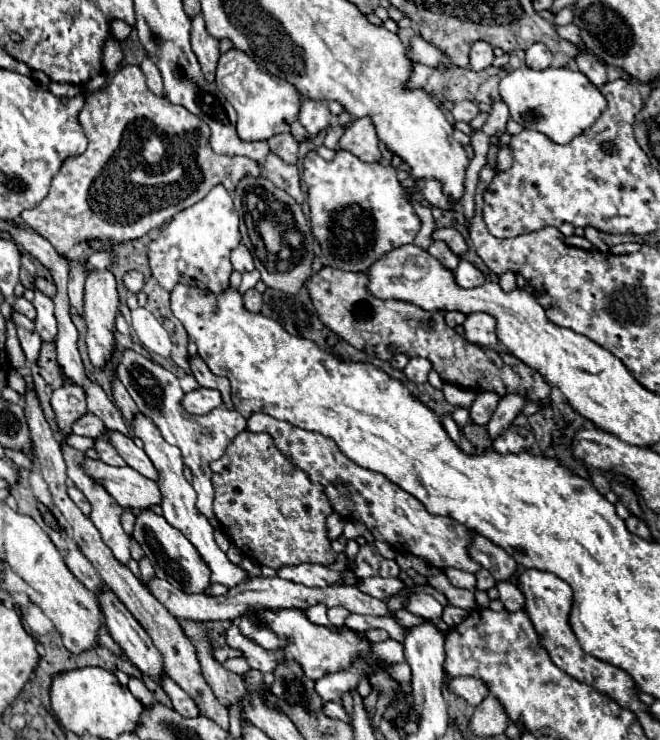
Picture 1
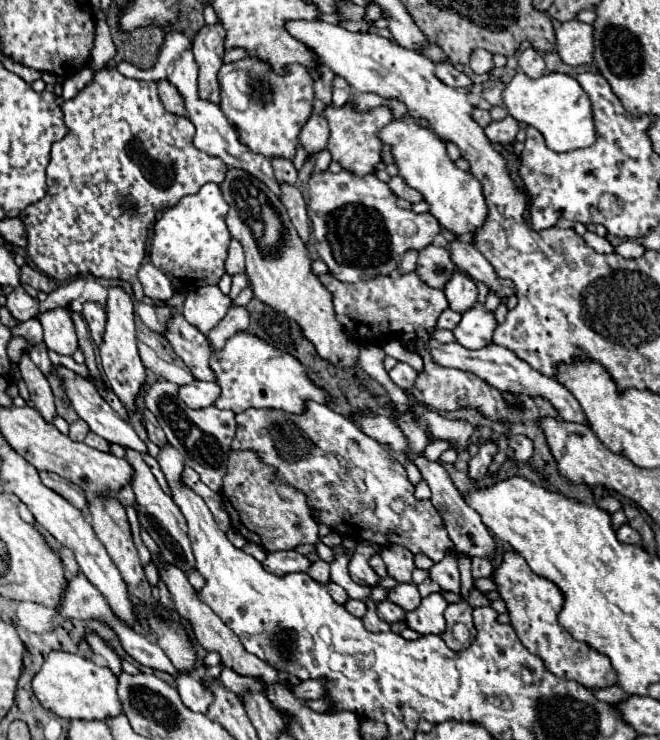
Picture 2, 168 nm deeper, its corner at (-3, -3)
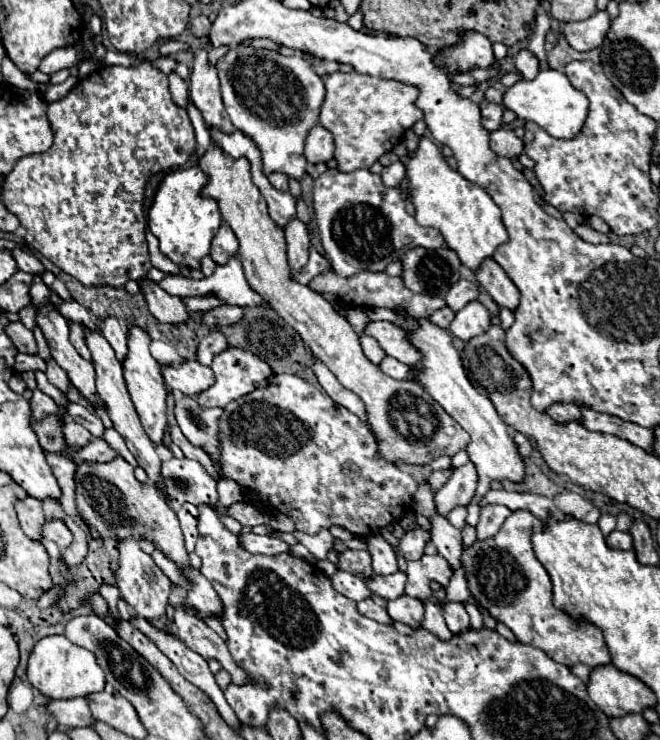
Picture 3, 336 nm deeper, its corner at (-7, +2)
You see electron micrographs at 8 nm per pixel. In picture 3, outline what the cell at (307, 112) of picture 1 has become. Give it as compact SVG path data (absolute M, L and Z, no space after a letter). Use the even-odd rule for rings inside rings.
M315 125L305 139L305 157L309 163L327 163L333 159L333 135L323 127Z

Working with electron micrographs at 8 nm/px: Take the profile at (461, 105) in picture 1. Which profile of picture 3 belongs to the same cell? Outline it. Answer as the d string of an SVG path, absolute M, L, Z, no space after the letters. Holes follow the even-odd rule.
M487 103L481 107L481 123L487 131L495 131L501 127L501 115L503 115L503 105Z

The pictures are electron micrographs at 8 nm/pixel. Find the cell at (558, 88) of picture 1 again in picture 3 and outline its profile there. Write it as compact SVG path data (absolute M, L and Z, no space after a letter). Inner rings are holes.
M543 69L533 81L519 79L513 87L505 91L503 105L511 111L517 113L519 119L523 121L533 121L539 127L543 127L551 137L557 139L573 139L583 131L587 111L589 111L589 99L575 89L567 75L557 71L557 69Z

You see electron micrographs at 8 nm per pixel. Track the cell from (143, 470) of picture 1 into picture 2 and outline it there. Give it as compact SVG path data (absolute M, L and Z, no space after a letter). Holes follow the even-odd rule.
M55 366L55 372L57 372L57 376L63 380L63 390L65 390L65 394L69 396L69 400L71 400L75 412L79 414L81 420L85 420L85 422L89 424L89 428L91 428L95 434L103 436L107 442L117 442L117 444L121 444L121 446L129 446L129 448L133 448L133 450L137 450L137 452L141 452L141 454L147 452L145 442L135 434L135 430L131 428L131 424L129 424L127 420L123 420L123 418L101 398L99 390L95 388L95 384L91 384L91 380L87 380L87 378L81 376L81 374L75 374L73 370L69 370L69 368L65 368L65 366Z

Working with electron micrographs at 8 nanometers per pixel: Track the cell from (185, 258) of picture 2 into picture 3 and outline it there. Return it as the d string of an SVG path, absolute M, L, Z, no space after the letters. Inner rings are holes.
M199 165L169 171L147 215L149 229L159 239L161 253L179 267L185 265L189 269L201 269L201 259L209 255L211 241L221 227L219 203L211 197L201 195L207 181L207 173Z

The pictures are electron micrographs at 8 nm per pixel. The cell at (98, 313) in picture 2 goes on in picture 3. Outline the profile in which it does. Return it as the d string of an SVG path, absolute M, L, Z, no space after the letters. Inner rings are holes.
M105 317L105 319L103 319L103 329L101 329L101 333L103 333L103 337L109 341L109 345L113 347L117 359L123 361L123 355L127 353L125 327L121 327L115 317Z

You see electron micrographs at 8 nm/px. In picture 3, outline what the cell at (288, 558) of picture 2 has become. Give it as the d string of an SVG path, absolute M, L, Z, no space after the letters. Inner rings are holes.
M247 533L247 535L239 535L243 547L249 553L255 555L281 555L281 553L291 553L291 547L279 539L279 537L267 537L267 535L255 535L255 533Z

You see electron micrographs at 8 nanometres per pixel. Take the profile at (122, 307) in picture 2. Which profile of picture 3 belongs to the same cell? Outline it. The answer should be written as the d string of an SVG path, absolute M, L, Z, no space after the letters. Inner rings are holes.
M129 325L129 329L127 329L127 355L125 355L121 365L123 365L123 379L125 379L127 391L131 395L131 401L135 405L135 411L141 419L141 425L143 425L145 433L149 435L149 439L159 447L163 433L167 429L167 417L165 417L167 391L165 391L161 369L149 353L149 343L151 343L151 337L143 329L139 329L137 325Z

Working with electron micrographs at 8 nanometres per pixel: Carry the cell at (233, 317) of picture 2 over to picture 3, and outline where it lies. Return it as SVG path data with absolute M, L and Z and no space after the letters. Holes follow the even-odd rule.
M213 329L209 331L201 343L199 343L199 349L197 349L197 361L203 363L203 365L209 365L213 361L213 357L223 351L223 347L227 347L227 337L225 333L221 333L219 329Z

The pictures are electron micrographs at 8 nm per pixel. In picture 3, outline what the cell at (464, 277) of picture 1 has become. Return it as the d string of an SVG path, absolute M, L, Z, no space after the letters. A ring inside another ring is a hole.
M459 279L459 281L449 289L449 293L445 295L445 301L447 301L447 305L449 305L453 311L459 311L459 309L463 309L469 301L475 301L477 297L479 297L479 287L477 287L477 283L467 281L467 279Z

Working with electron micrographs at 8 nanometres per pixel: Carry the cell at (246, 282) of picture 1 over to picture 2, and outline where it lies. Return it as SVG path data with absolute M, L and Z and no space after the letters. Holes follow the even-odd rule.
M201 286L193 290L183 306L183 316L195 324L203 334L219 324L219 320L231 308L231 298L225 296L217 286Z

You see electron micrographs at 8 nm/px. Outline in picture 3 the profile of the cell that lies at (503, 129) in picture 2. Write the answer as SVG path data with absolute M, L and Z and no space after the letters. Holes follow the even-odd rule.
M499 127L497 131L491 131L491 149L503 157L517 157L523 151L523 141L513 129Z

